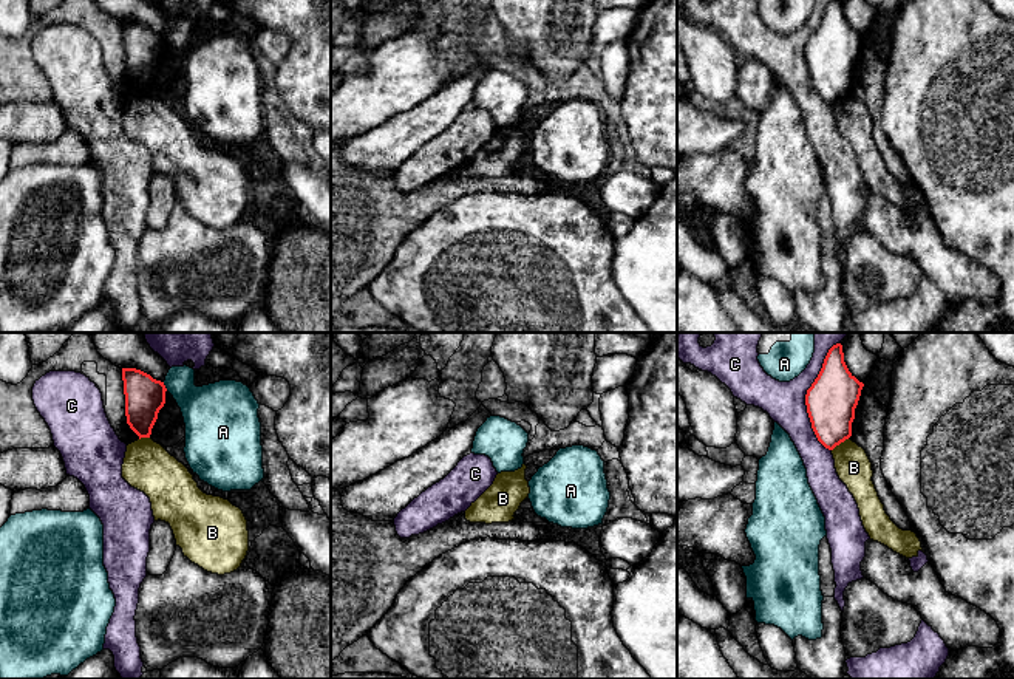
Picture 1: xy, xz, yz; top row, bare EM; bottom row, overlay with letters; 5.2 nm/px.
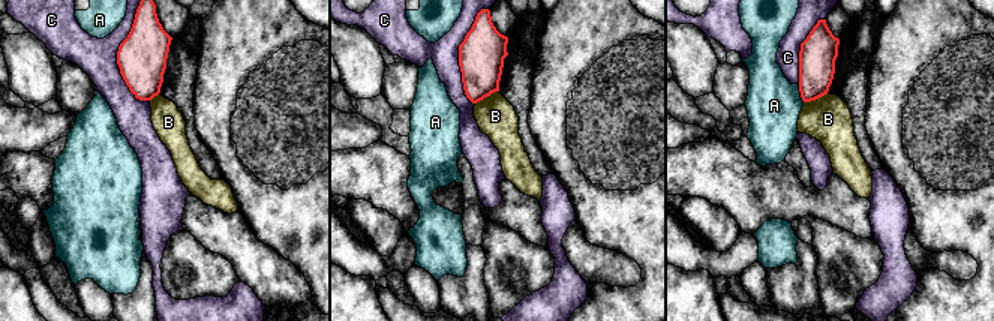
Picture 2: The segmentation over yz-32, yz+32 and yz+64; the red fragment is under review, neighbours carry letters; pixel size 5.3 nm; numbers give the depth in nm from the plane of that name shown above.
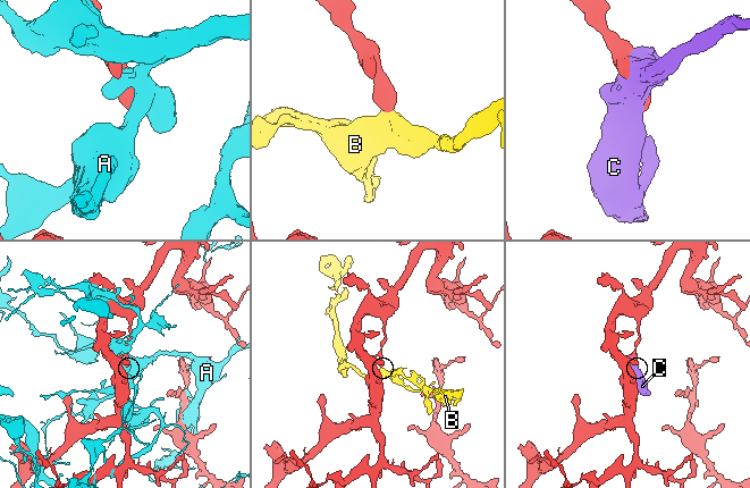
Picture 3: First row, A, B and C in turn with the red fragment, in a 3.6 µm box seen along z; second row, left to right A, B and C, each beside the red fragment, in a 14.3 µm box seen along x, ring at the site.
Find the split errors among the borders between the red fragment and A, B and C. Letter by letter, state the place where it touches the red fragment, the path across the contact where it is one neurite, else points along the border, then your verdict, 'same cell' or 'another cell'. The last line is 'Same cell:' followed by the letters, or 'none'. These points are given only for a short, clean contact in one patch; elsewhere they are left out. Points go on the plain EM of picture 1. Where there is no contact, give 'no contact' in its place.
A: xy (164, 40) | another cell
B: yz (840, 96) | along yz (849, 90), (832, 104) | another cell
C: yz (806, 53) | another cell
Same cell: none

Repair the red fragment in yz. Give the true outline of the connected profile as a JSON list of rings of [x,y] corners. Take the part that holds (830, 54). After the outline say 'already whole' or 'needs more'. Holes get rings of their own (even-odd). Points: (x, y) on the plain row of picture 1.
[[[832,0],[807,43],[805,59],[818,94],[829,104],[852,90],[852,76],[864,37],[844,15],[842,0]]] | already whole

